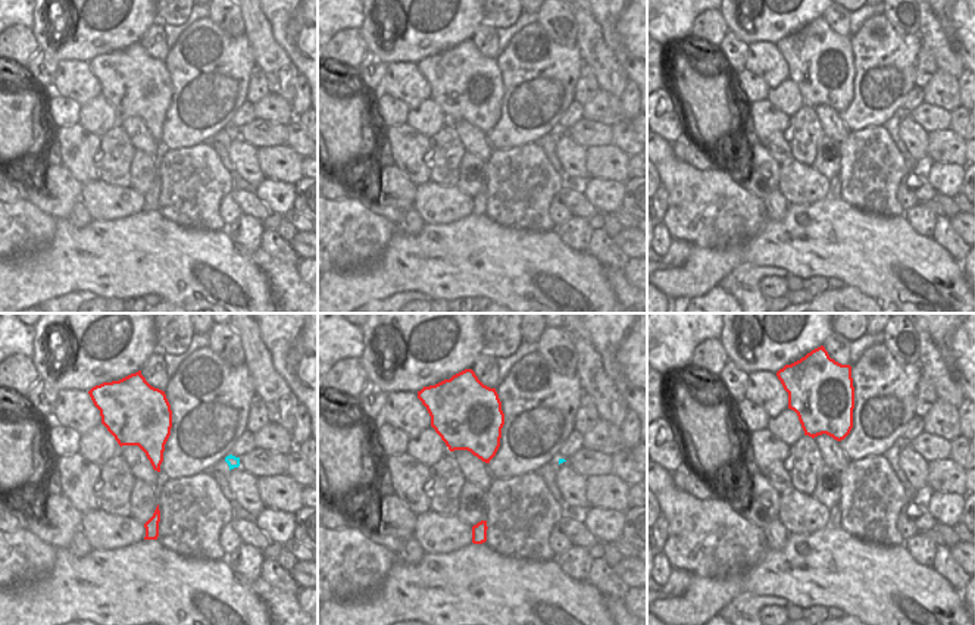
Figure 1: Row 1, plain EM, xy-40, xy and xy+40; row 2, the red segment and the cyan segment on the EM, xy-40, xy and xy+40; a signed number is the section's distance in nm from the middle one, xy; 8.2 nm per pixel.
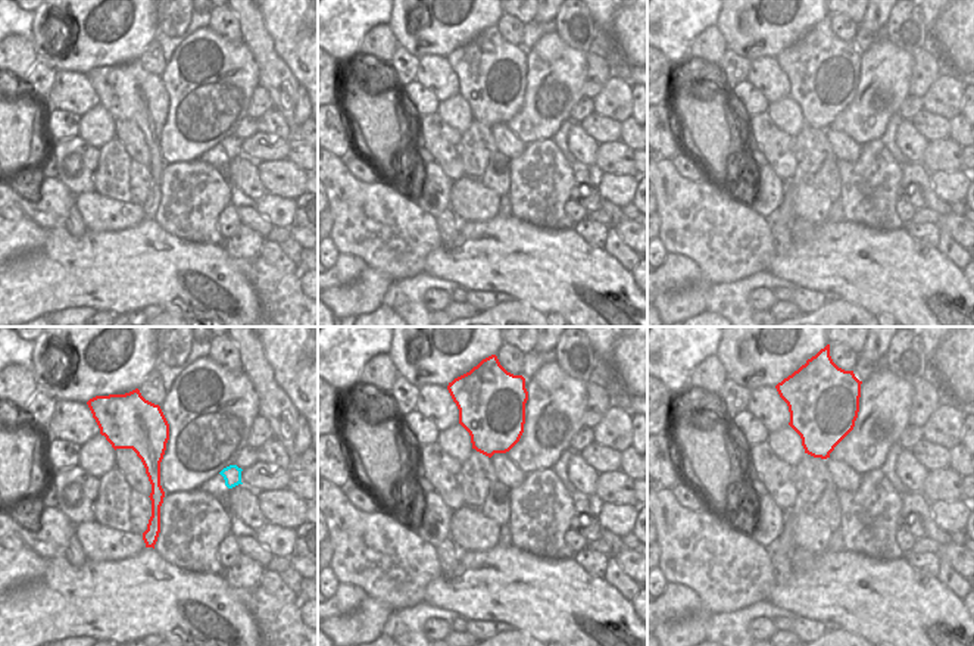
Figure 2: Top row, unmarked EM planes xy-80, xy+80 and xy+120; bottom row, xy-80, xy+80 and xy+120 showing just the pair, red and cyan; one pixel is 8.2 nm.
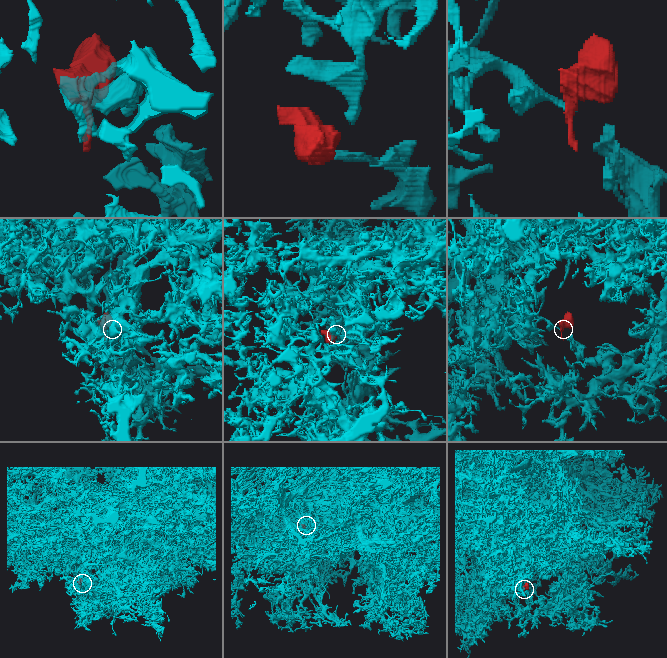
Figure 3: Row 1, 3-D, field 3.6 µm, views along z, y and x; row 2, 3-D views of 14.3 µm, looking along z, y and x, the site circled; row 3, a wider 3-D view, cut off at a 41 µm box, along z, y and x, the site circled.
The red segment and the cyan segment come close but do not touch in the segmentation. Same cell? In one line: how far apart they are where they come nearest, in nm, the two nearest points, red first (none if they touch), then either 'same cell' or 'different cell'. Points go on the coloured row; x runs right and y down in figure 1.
500 nm | xy-40 (169, 434), (225, 458) | different cell

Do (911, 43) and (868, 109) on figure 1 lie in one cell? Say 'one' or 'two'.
one

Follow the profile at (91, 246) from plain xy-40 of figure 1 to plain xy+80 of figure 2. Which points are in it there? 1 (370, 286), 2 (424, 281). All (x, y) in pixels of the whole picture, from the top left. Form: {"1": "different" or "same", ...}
{"1": "same", "2": "different"}

